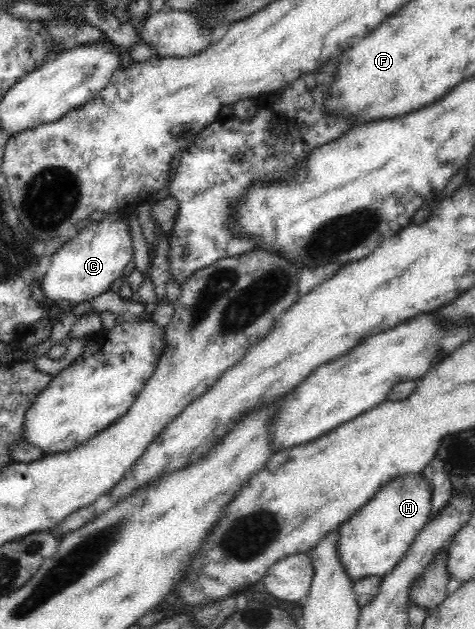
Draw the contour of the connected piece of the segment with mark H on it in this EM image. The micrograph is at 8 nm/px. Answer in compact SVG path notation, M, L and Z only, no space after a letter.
M423 471L388 479L363 507L339 526L337 553L349 579L358 582L368 576L383 577L390 573L430 519L431 505L432 479Z

